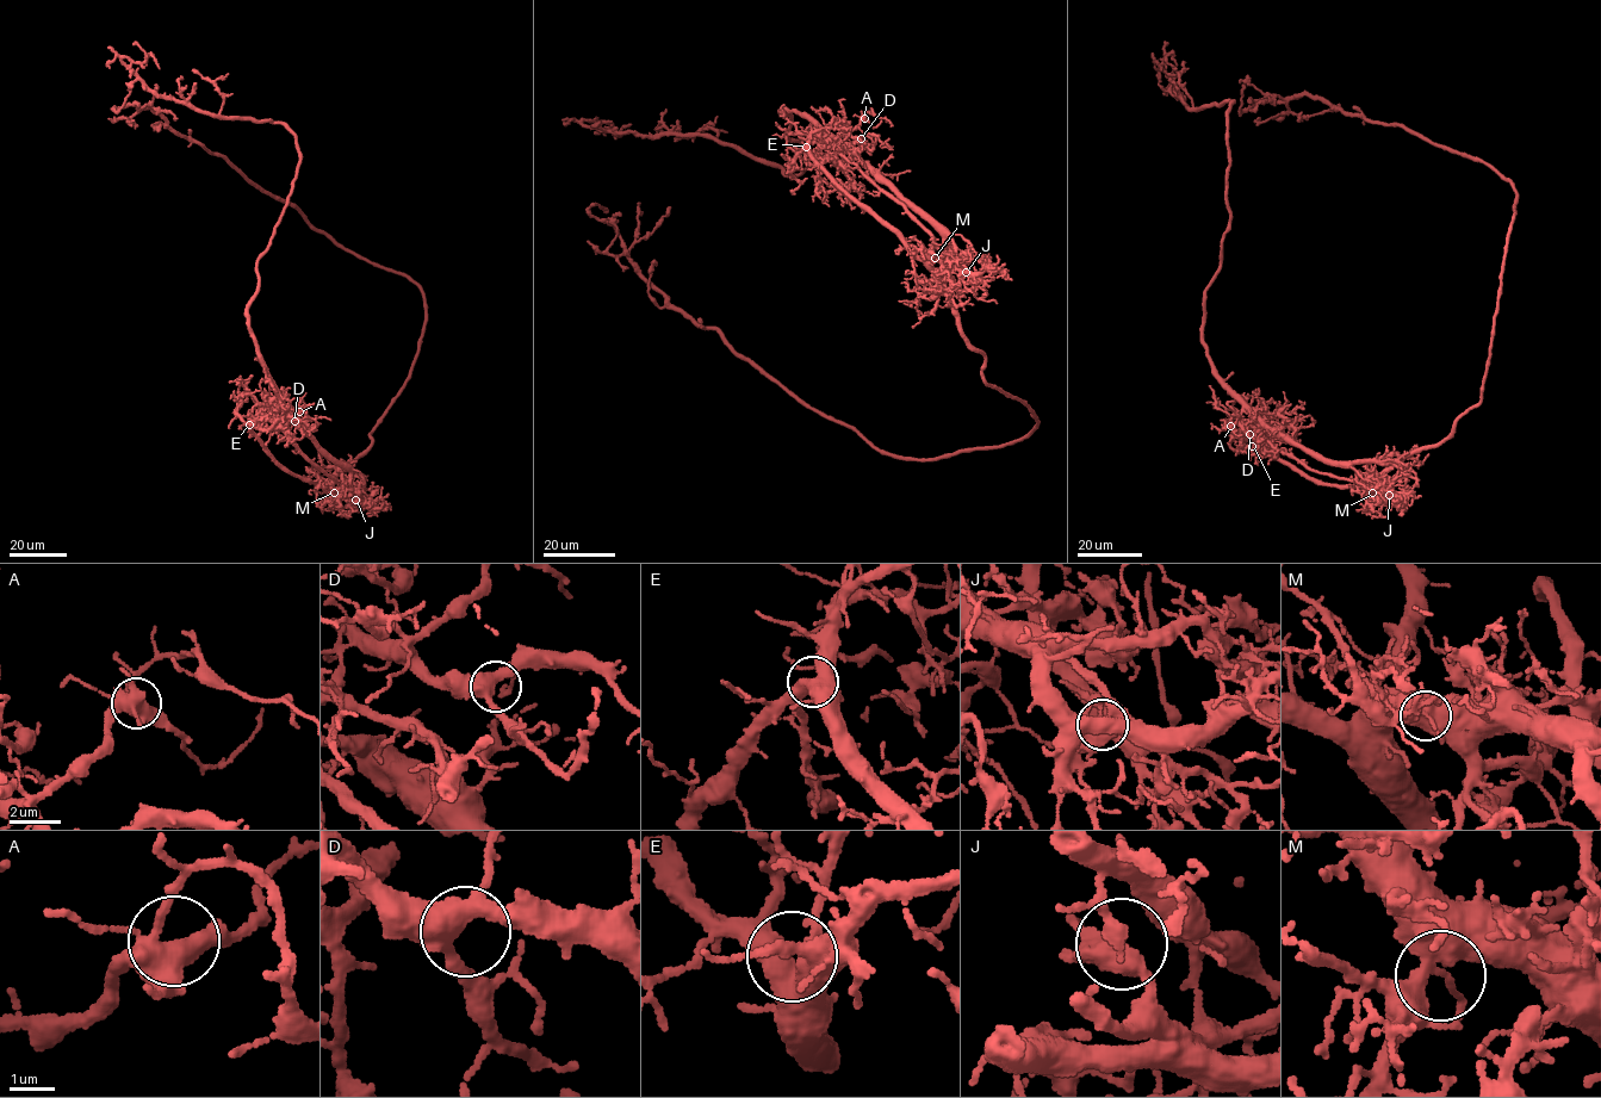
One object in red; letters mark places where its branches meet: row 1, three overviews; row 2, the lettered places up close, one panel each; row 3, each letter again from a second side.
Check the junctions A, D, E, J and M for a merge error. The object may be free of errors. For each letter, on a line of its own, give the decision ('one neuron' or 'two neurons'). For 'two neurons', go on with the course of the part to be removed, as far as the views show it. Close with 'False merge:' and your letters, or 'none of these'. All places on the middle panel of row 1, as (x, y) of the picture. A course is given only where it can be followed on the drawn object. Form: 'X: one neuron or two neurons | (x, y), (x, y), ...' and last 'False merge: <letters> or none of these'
A: one neuron
D: one neuron
E: one neuron
J: two neurons | (966, 272), (930, 264), (987, 384), (1037, 422), (907, 459), (669, 304), (589, 209), (604, 211)
M: one neuron
False merge: J

